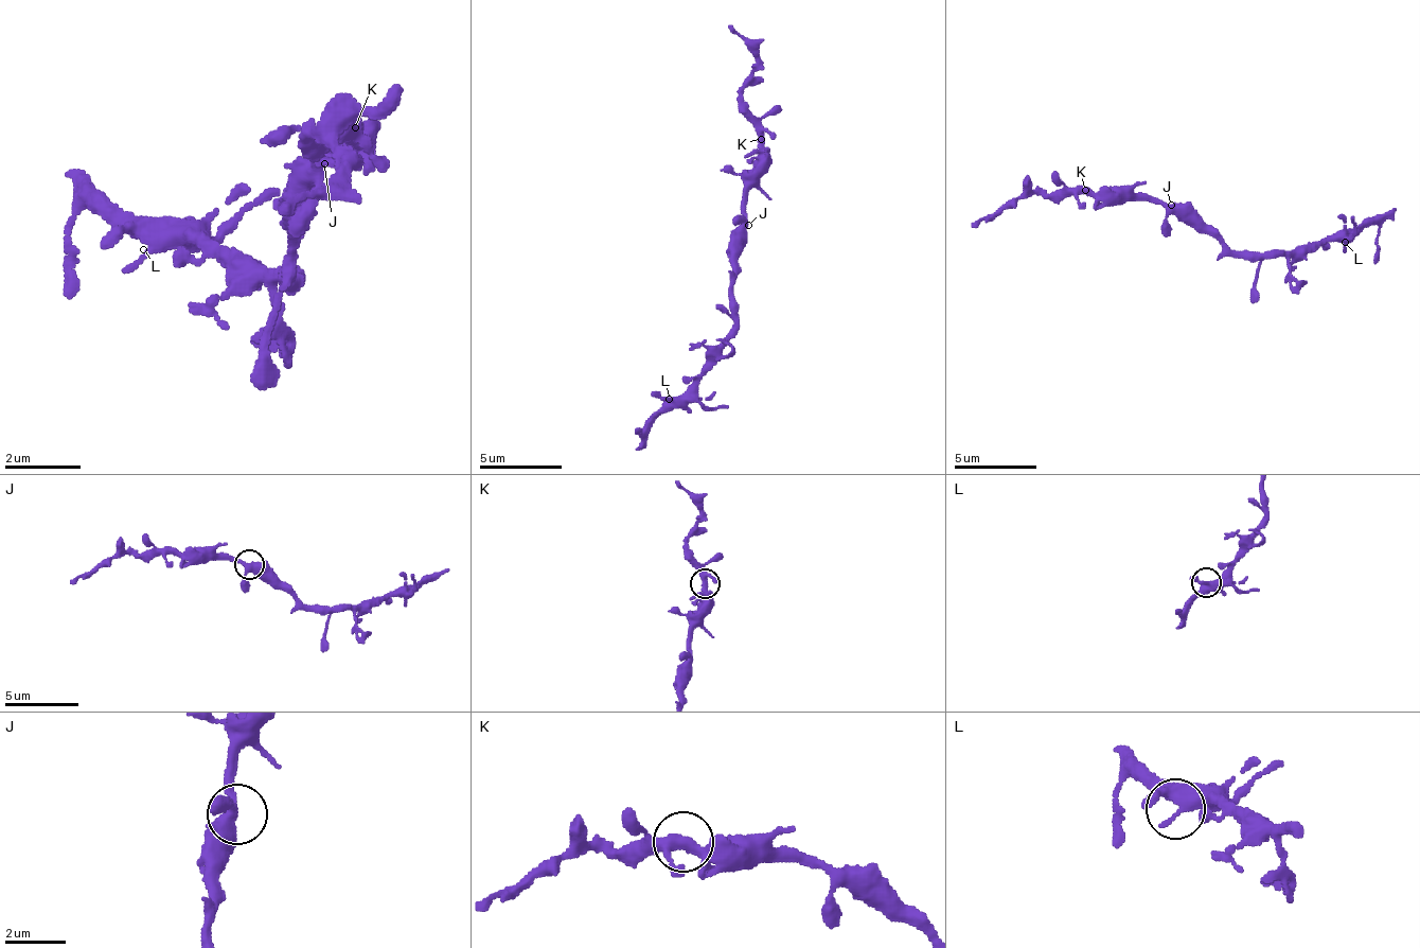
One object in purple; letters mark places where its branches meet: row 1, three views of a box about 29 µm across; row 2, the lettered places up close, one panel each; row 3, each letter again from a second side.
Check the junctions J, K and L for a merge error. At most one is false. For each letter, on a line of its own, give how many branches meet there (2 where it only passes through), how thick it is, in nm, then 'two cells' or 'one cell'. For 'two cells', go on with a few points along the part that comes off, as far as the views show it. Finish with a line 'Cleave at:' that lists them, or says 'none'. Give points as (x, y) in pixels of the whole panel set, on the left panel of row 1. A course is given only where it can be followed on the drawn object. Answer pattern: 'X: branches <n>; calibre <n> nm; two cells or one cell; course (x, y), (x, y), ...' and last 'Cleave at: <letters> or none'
J: branches 3; calibre 360 nm; one cell
K: branches 3; calibre 340 nm; one cell
L: branches 3; calibre 360 nm; one cell
Cleave at: none

